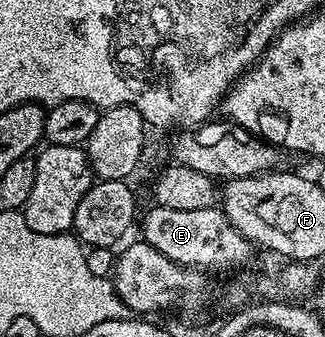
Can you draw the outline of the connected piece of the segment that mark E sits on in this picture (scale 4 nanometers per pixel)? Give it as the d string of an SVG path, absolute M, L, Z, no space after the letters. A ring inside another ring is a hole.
M157 204L151 207L146 215L141 215L140 238L152 248L156 248L156 252L168 256L168 260L187 268L197 268L202 272L211 272L210 270L216 269L217 266L242 266L249 260L252 243L240 236L236 228L232 228L228 216L217 205L203 210L164 208Z

